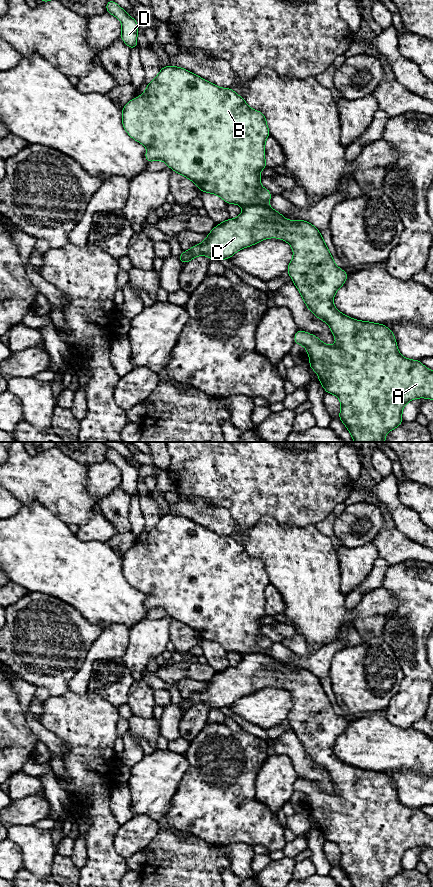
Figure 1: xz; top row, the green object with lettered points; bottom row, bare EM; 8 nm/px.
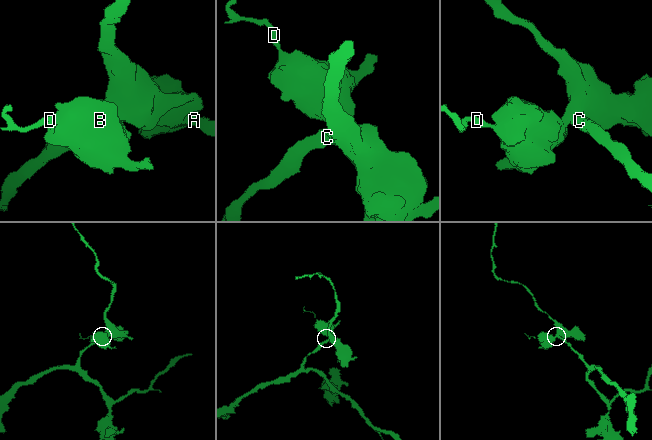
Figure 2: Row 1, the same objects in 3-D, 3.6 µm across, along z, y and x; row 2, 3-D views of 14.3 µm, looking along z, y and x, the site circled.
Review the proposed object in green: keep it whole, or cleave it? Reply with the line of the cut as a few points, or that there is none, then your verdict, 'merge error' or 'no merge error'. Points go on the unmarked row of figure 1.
cut xz (268, 654), (246, 654), (244, 656); merge error

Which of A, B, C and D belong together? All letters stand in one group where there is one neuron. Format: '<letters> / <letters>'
A C / B D

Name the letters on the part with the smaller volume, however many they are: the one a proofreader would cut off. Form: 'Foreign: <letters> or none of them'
Foreign: B, D

